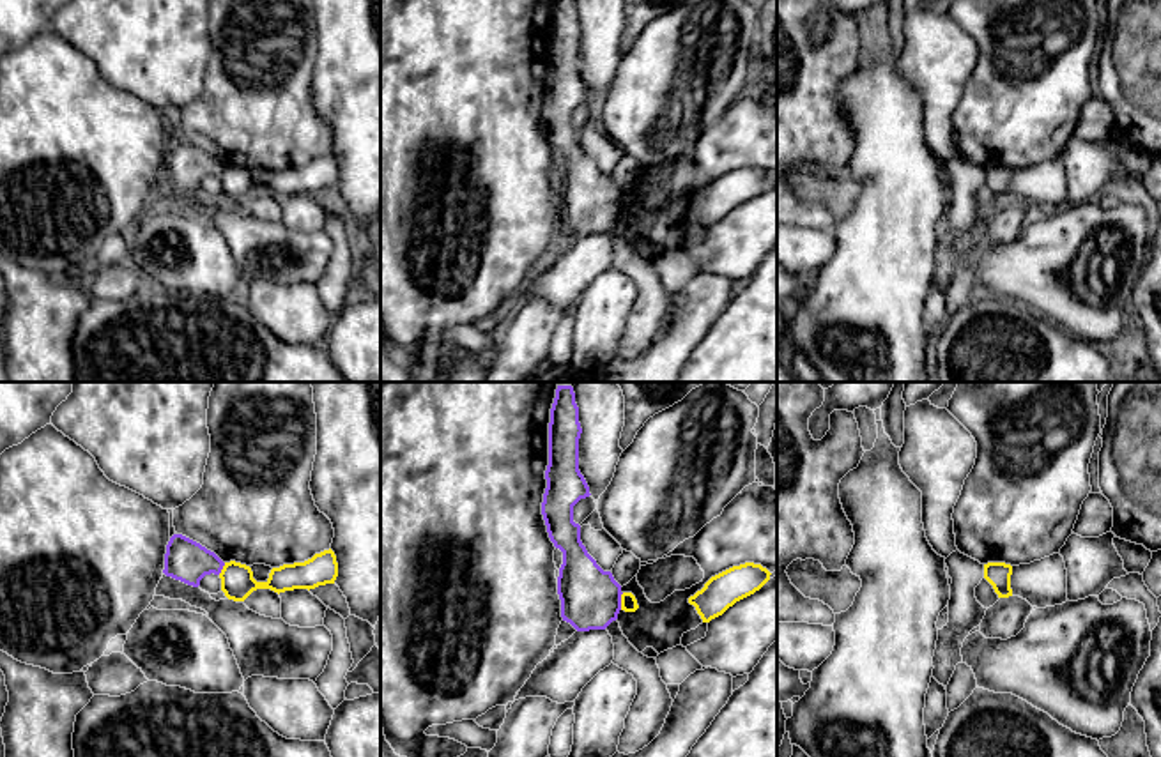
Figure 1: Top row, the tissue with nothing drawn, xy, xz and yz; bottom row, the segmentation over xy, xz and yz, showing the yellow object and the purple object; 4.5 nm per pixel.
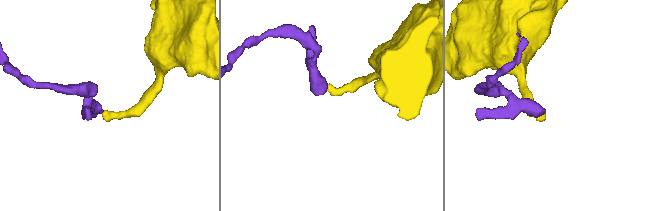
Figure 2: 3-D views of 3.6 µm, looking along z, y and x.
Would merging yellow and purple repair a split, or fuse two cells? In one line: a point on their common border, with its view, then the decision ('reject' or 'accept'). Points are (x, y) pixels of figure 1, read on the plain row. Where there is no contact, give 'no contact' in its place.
meets yellow in xz at (622, 206); reject

